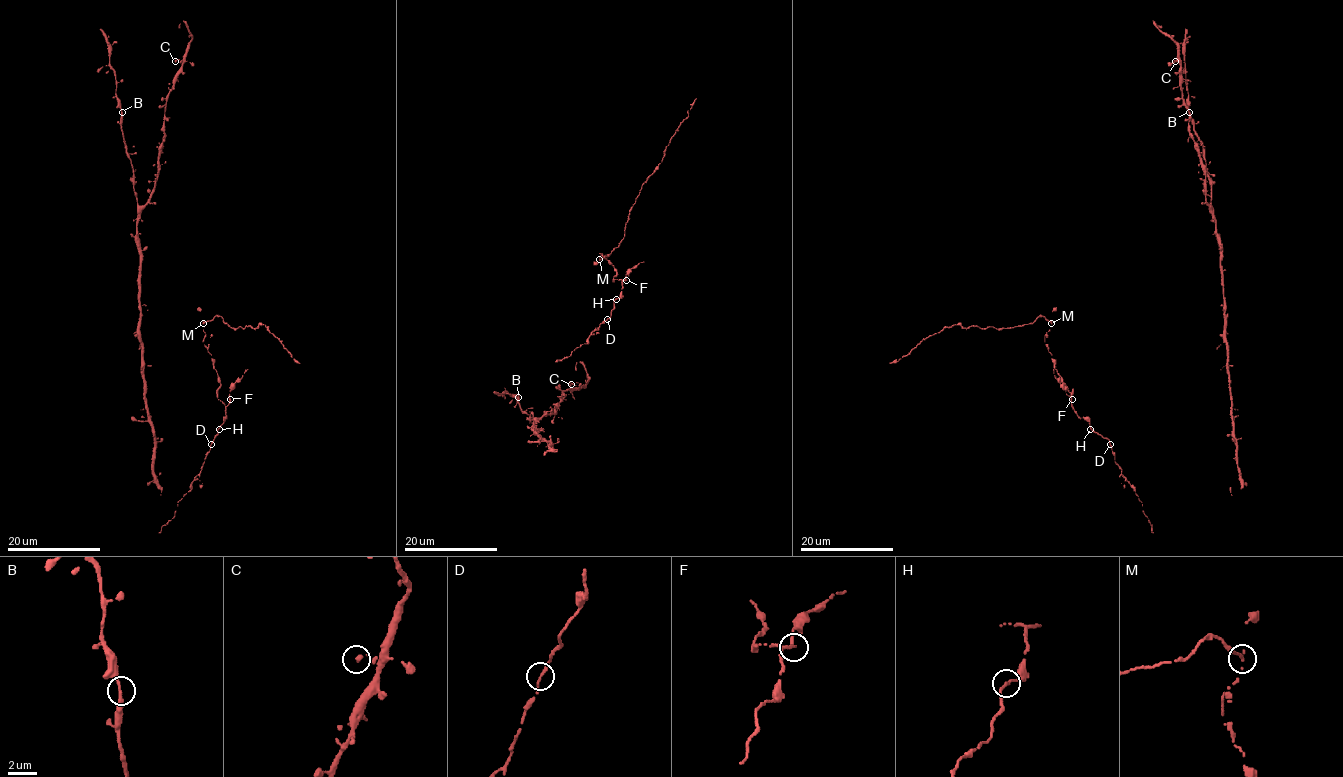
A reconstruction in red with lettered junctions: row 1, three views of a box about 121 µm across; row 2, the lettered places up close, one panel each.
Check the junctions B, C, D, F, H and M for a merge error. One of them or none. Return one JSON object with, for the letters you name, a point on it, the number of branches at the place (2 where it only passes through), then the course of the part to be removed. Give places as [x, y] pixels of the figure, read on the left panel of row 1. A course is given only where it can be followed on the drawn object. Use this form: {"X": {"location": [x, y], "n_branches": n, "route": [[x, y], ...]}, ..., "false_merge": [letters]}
{"M": {"location": [203, 323], "n_branches": 2, "route": [[203, 323], [220, 316], [233, 328], [256, 328], [265, 325], [300, 363]]}, "false_merge": ["M"]}

